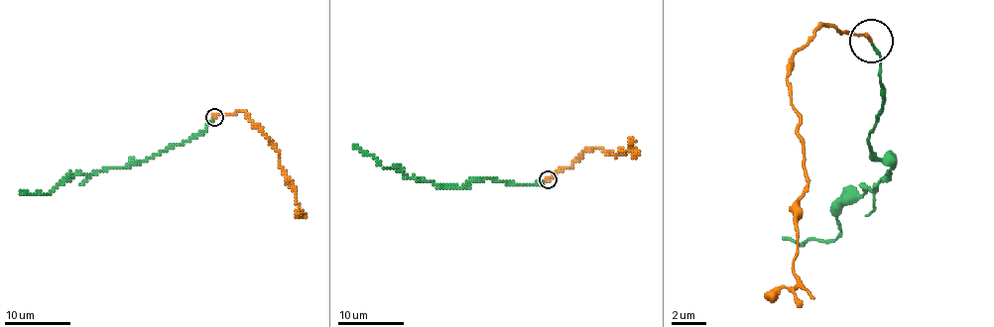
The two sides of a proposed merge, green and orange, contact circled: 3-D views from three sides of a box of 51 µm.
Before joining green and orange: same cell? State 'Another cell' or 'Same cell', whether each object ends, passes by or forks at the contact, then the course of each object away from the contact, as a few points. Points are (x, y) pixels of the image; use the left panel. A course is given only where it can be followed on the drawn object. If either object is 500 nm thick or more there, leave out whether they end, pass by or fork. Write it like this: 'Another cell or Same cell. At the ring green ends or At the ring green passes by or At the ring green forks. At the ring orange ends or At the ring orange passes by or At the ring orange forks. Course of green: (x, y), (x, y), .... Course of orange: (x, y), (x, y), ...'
Another cell. At the ring green ends. At the ring orange ends. Course of green: (213, 118), (188, 140), (171, 145), (125, 166), (75, 173), (48, 193), (29, 194), (21, 191). Course of orange: (213, 117), (243, 112), (262, 132), (278, 154), (287, 183), (295, 191), (297, 215)

